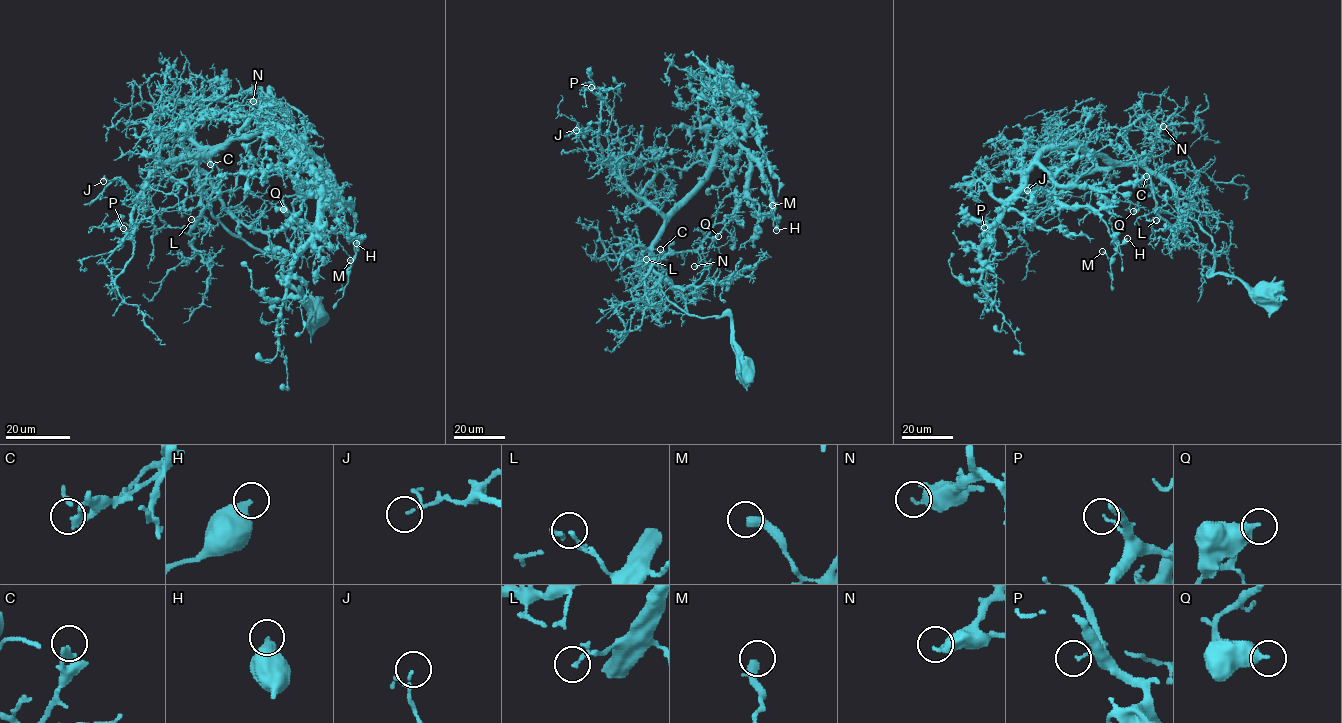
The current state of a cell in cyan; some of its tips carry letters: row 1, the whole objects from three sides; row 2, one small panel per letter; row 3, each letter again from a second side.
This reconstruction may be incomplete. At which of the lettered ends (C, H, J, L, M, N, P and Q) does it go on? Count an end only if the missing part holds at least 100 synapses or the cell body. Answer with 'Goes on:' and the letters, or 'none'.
Goes on: none

